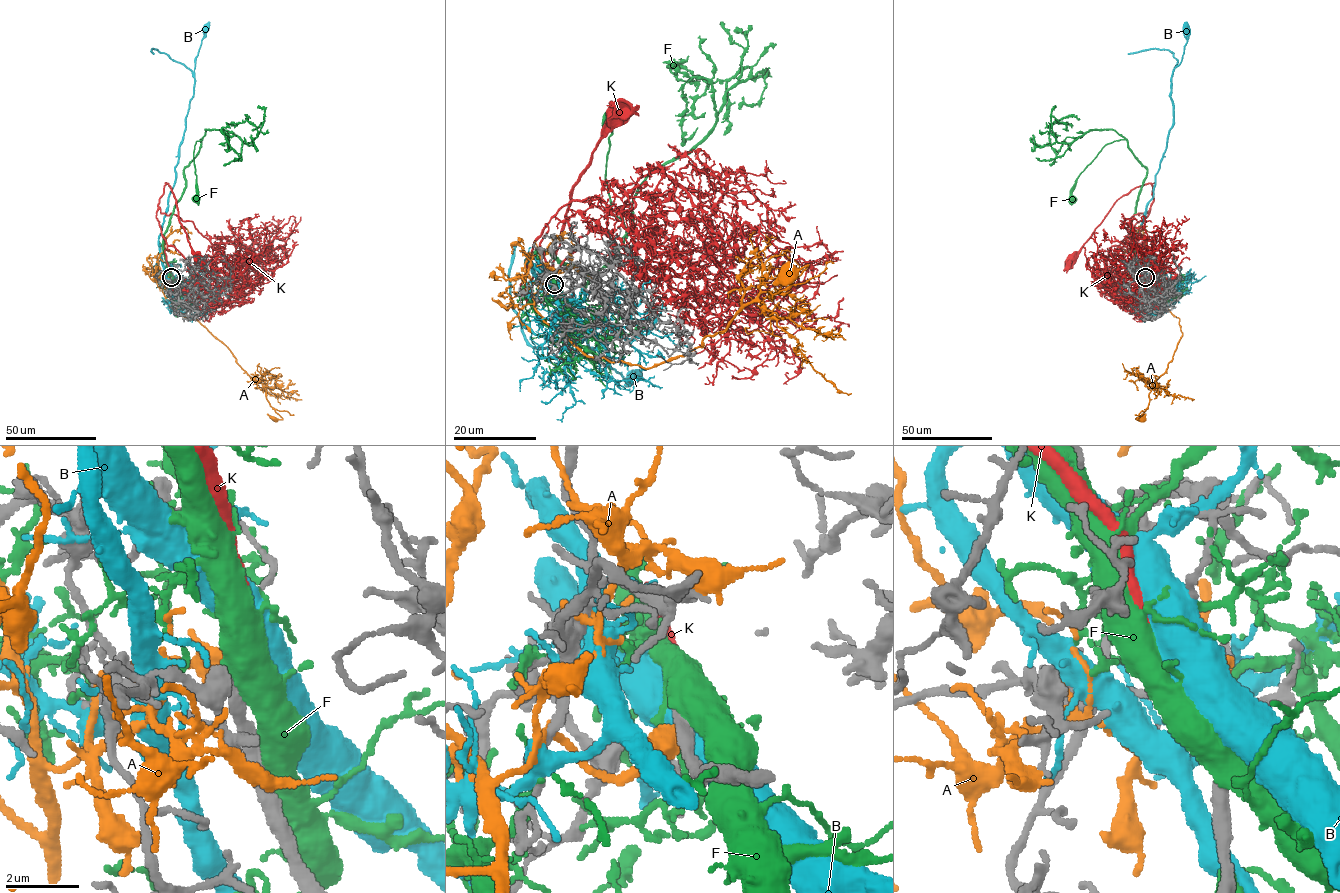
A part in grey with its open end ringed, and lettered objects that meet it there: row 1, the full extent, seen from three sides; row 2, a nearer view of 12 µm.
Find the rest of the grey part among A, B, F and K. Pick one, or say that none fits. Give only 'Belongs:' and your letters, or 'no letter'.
Belongs: K

